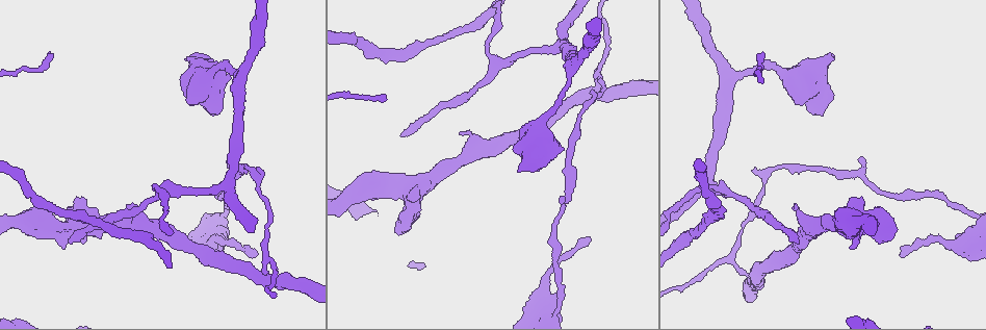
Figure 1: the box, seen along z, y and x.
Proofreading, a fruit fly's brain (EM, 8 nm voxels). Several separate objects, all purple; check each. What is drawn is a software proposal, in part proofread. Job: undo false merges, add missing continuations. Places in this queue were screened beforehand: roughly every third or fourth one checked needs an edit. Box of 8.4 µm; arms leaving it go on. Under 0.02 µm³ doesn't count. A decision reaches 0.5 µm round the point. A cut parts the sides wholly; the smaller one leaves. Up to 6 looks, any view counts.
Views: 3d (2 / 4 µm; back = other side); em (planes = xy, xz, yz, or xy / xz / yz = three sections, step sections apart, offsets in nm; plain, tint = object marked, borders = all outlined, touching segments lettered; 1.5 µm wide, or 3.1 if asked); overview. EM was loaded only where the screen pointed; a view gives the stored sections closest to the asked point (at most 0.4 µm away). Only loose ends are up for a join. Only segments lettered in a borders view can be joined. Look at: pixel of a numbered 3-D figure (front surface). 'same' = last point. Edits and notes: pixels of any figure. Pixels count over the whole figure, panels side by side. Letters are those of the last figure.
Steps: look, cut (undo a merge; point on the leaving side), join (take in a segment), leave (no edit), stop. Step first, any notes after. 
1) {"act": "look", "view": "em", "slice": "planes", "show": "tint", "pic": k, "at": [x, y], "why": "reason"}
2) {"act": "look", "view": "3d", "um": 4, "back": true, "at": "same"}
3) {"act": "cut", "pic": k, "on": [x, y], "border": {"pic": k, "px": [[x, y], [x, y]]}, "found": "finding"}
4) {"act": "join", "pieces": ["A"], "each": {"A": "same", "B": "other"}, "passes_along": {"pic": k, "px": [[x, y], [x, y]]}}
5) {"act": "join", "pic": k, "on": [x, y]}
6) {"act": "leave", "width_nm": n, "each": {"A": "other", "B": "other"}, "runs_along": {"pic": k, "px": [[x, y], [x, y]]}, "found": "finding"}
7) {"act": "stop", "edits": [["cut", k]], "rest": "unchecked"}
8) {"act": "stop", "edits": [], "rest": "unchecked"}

{"act": "look", "view": "em", "slice": "xy", "step": 8, "show": "tint", "pic": 1, "at": [779, 165], "why": "thin neck"}

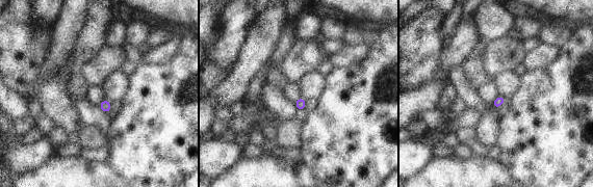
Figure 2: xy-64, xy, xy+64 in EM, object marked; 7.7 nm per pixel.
{"act": "look", "view": "em", "slice": "planes", "show": "tint", "at": "same"}

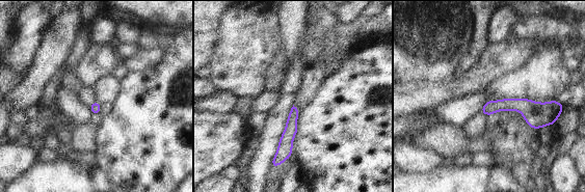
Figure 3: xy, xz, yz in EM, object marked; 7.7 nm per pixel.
{"act": "look", "view": "em", "slice": "planes", "show": "borders", "at": "same", "why": "what lies round it"}

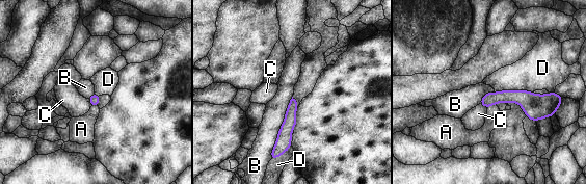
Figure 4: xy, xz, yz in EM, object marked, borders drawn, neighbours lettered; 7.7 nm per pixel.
{"act": "leave", "each": {"A": "other", "B": "other", "C": "other", "D": "other"}, "runs_along": {"pic": 4, "px": [[554, 97], [495, 97], [483, 102]]}, "found": "continuous, no second neuron"}

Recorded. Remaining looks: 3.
{"act": "look", "view": "em", "slice": "xz", "step": 8, "show": "tint", "pic": 1, "at": [266, 275], "why": "three arms meet"}

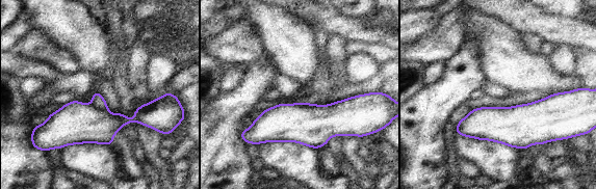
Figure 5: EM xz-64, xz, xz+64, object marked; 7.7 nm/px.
{"act": "look", "view": "em", "slice": "planes", "show": "borders", "at": "same", "why": "cut it another way"}

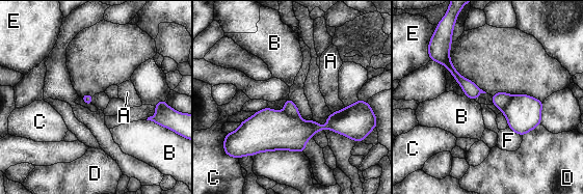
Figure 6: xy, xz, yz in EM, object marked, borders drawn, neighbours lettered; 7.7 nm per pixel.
{"act": "cut", "pic": 6, "on": [290, 108], "longest_contact_nm": ["E", 170], "each": {"A": "other", "B": "other", "C": "other", "D": "other", "E": "other", "F": "other"}, "found": "two neurons meet here"}

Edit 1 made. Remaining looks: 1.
{"act": "stop", "edits": [["cut", 6]], "rest": "unchecked"}

